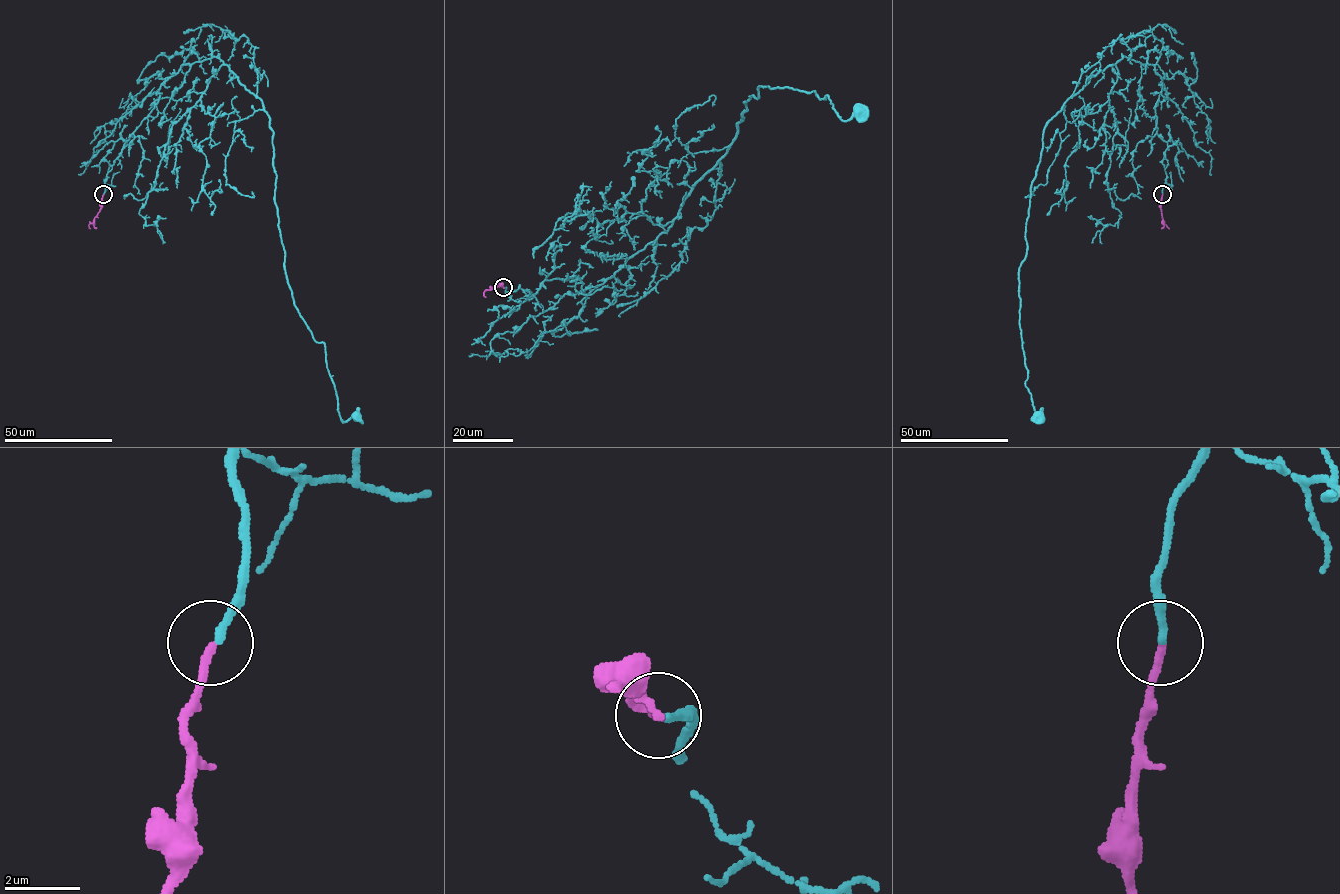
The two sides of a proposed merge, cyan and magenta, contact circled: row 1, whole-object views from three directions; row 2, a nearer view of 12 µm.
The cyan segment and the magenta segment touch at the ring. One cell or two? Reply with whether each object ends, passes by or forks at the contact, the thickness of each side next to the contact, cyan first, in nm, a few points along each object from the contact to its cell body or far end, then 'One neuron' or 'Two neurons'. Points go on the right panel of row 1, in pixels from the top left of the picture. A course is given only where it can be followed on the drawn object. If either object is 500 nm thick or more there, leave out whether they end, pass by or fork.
At the ring cyan ends. At the ring magenta ends. Thickness 200 nm (cyan) against 200 nm. Course of cyan: (1162, 194), (1164, 84), (1152, 64), (1123, 57), (1043, 132), (1019, 275), (1038, 414). Course of magenta: (1162, 194), (1162, 221), (1169, 229). One neuron

